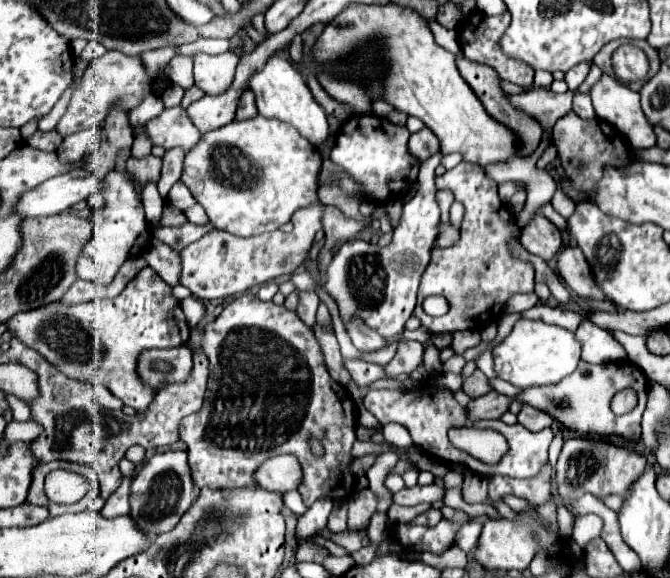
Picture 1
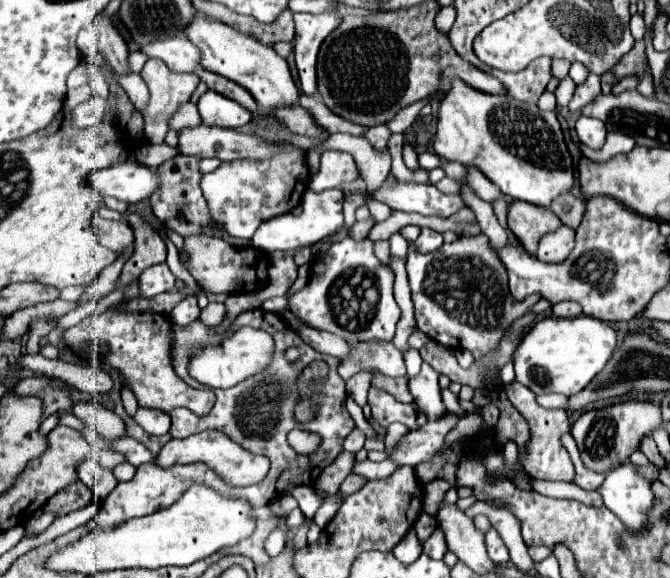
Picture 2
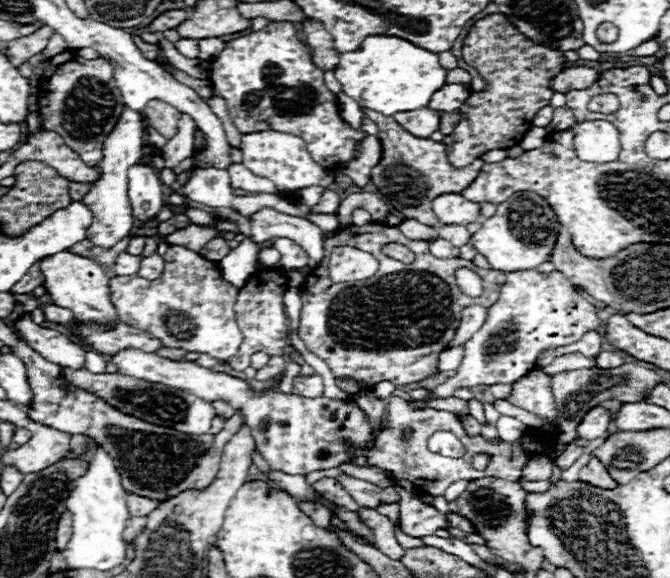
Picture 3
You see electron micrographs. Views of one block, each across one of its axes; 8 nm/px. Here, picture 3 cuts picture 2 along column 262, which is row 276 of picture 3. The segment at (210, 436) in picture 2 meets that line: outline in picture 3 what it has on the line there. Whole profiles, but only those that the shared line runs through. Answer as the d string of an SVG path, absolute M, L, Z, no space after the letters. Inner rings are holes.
M466 268L456 270L456 286L468 296L480 296L482 294L482 280L480 280L480 276L474 274L472 270L466 270Z

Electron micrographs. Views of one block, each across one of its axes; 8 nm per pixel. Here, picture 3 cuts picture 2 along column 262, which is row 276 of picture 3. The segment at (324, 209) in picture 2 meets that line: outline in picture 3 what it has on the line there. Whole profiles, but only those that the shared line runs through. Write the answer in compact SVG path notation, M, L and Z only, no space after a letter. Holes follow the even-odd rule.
M242 240L236 248L232 248L230 254L218 262L220 270L224 272L224 280L228 280L236 288L242 288L256 272L258 252L260 246L252 240Z

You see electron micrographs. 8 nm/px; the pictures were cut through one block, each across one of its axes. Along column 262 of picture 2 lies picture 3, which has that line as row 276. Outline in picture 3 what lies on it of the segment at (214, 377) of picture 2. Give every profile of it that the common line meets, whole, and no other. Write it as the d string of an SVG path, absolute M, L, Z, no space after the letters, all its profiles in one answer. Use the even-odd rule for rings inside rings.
M338 246L332 250L330 256L330 278L334 282L350 282L350 280L364 280L374 276L378 270L378 260L350 246Z

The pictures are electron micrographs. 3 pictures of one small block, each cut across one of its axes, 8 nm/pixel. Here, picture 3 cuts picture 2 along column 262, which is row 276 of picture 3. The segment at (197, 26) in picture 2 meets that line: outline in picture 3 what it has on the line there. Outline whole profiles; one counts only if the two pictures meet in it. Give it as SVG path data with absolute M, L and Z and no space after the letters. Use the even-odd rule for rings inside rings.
M58 252L56 256L44 258L40 270L44 274L44 288L50 294L52 304L68 308L74 314L74 322L110 324L118 320L118 312L110 300L110 286L108 286L110 274L94 260L70 252Z

